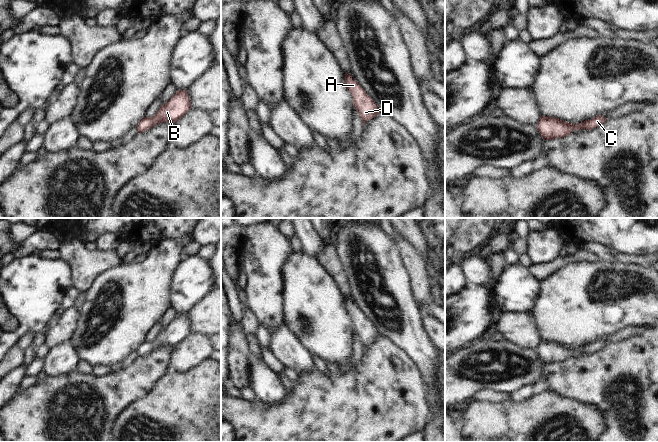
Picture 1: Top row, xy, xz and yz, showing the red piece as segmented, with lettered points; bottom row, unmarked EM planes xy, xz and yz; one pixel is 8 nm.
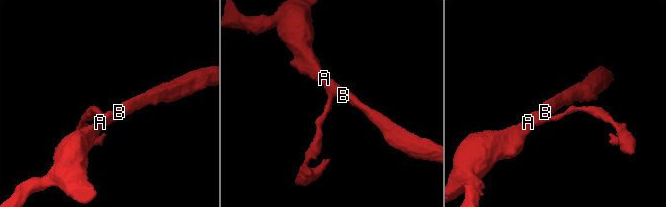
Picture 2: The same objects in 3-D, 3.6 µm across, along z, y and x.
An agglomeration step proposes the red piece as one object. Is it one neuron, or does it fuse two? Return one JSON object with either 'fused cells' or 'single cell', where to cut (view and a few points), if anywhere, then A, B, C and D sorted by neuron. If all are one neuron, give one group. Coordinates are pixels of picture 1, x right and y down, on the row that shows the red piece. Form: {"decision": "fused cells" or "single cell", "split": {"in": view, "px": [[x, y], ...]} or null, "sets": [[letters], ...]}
{"decision": "single cell", "split": null, "sets": [["A", "B", "C", "D"]]}

